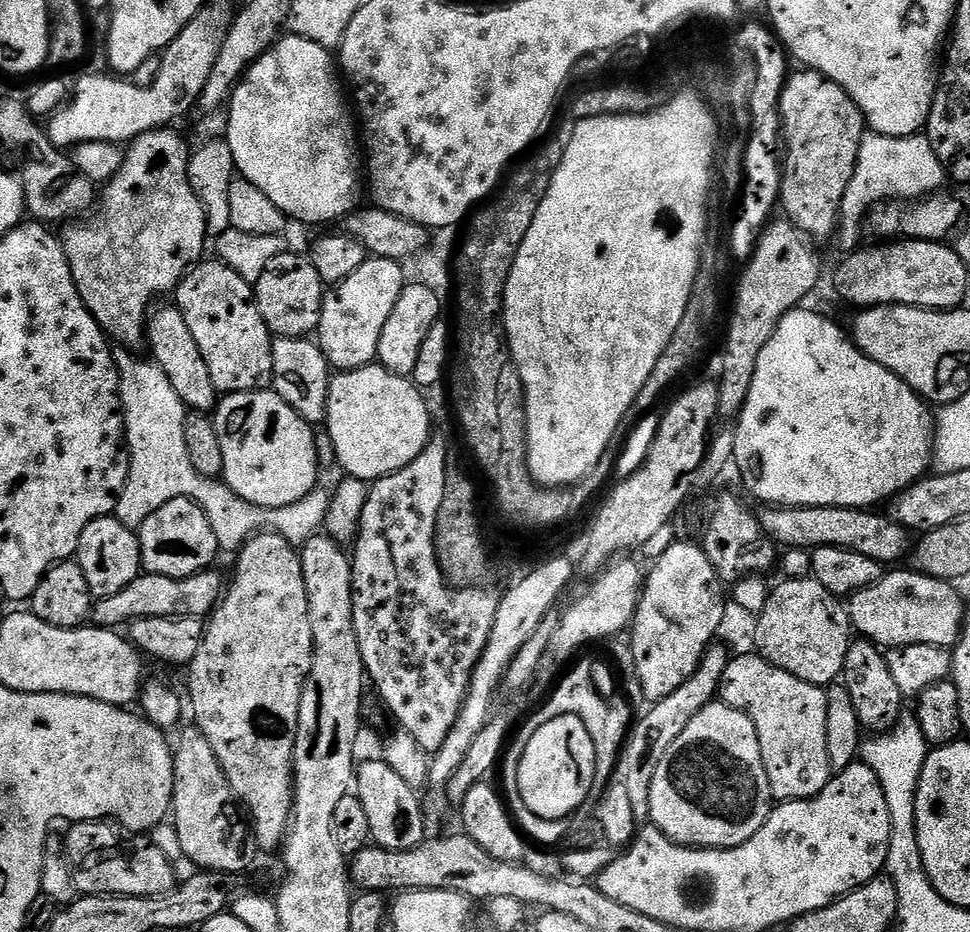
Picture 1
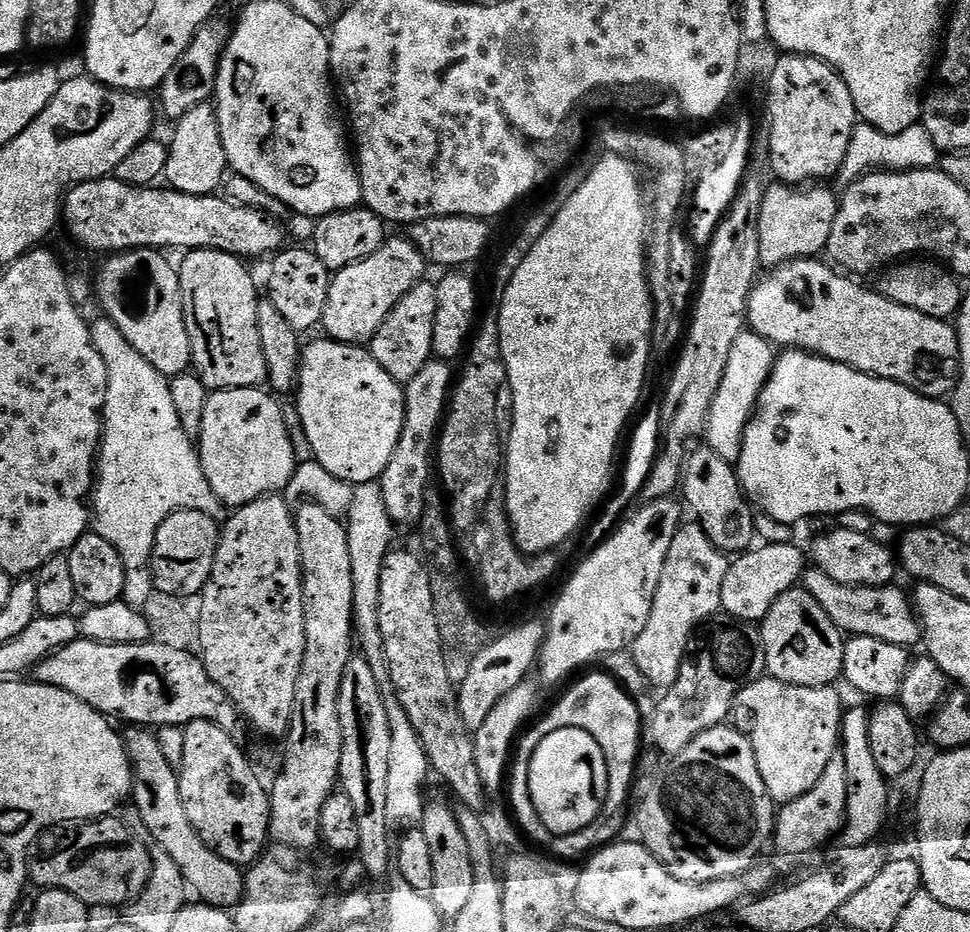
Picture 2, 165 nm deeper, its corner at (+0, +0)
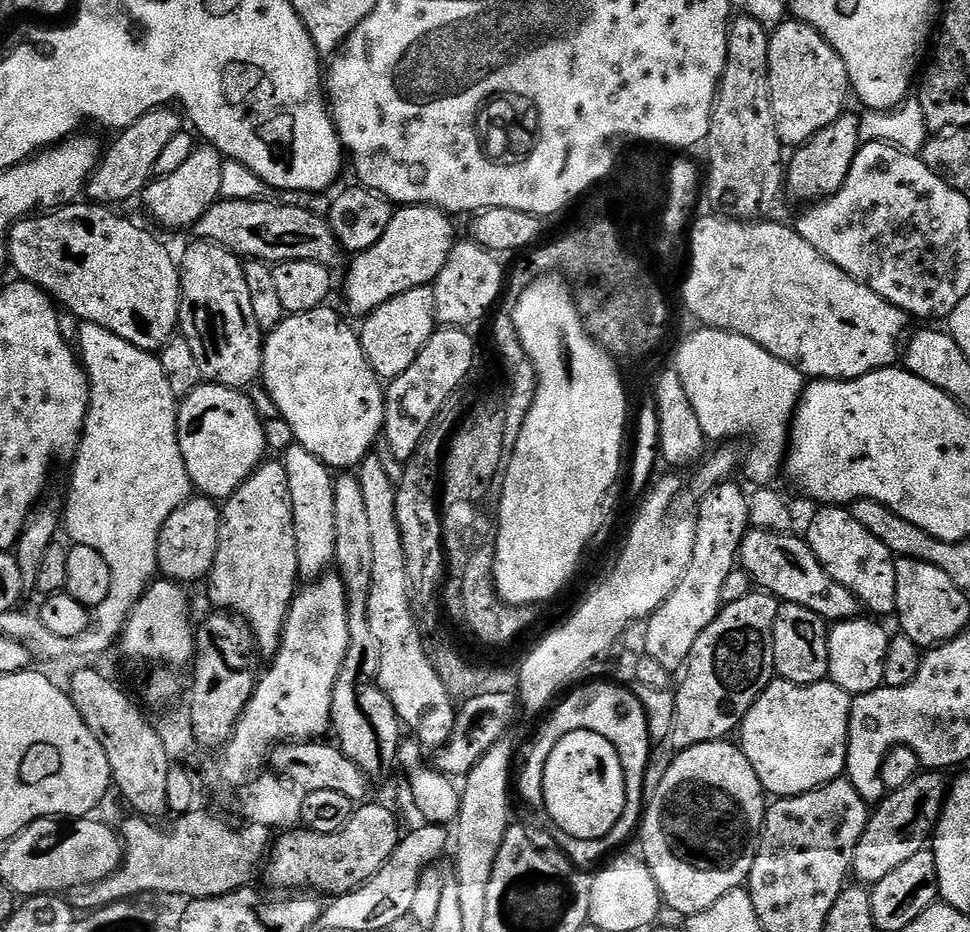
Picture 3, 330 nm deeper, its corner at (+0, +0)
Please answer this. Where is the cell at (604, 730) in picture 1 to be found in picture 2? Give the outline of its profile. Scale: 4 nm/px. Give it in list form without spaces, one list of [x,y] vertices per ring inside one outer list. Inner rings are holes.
[[[596,672],[593,676],[583,676],[528,733],[525,731],[519,737],[514,752],[528,752],[526,762],[531,762],[534,750],[542,742],[542,738],[546,738],[546,734],[559,728],[584,728],[598,742],[609,769],[616,766],[636,768],[642,760],[642,722],[628,722],[642,720],[641,710],[636,709],[636,704],[632,701],[635,699],[625,691],[621,681],[611,675],[608,677]]]

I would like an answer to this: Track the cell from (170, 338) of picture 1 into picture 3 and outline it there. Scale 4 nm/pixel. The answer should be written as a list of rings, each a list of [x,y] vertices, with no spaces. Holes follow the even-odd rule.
[[[73,202],[70,204],[63,205],[55,210],[45,211],[43,214],[45,216],[40,216],[41,214],[32,214],[23,220],[16,221],[15,224],[12,225],[8,230],[8,263],[10,265],[11,271],[16,271],[15,275],[19,277],[19,279],[27,280],[29,284],[33,284],[34,286],[38,286],[43,292],[48,293],[49,296],[52,297],[53,301],[61,309],[69,308],[70,311],[73,312],[74,315],[77,316],[77,321],[86,322],[86,323],[96,323],[98,326],[105,327],[106,330],[112,331],[114,334],[118,335],[120,338],[125,339],[126,342],[132,343],[134,346],[138,346],[144,352],[151,352],[153,354],[159,353],[160,349],[164,347],[165,344],[168,343],[169,340],[172,339],[173,336],[177,335],[178,325],[180,322],[180,270],[177,264],[177,261],[172,260],[172,256],[167,252],[166,249],[163,248],[162,245],[159,244],[158,241],[155,240],[154,237],[151,236],[150,233],[147,232],[144,228],[139,228],[136,224],[131,224],[130,221],[127,220],[124,216],[119,216],[118,211],[113,210],[111,207],[105,206],[103,204],[94,204],[91,202]]]

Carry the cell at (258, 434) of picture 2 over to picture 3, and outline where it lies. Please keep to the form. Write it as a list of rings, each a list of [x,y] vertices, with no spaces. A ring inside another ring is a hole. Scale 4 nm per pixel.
[[[204,382],[190,395],[183,397],[176,413],[178,446],[182,450],[182,462],[192,479],[192,487],[199,495],[217,502],[223,502],[233,496],[238,486],[242,486],[242,482],[246,482],[246,478],[250,478],[252,471],[259,468],[265,459],[264,447],[267,446],[268,440],[264,437],[264,424],[260,421],[251,398],[244,395],[248,394],[221,384]]]

